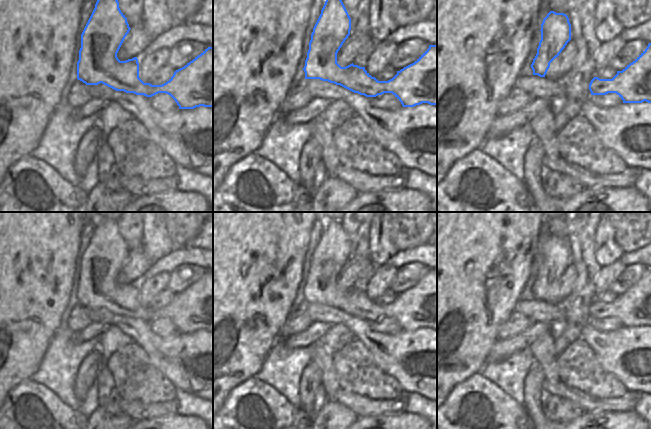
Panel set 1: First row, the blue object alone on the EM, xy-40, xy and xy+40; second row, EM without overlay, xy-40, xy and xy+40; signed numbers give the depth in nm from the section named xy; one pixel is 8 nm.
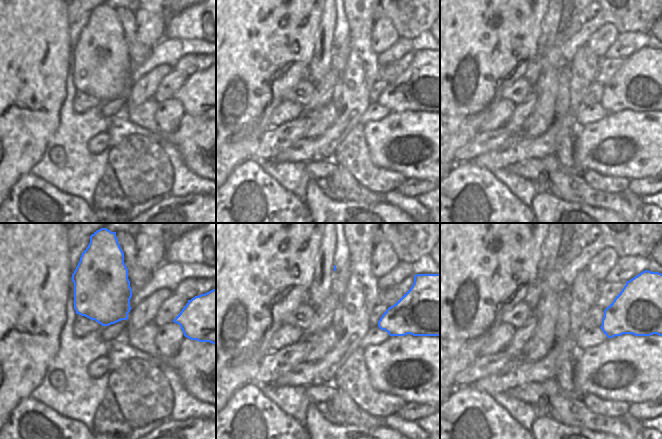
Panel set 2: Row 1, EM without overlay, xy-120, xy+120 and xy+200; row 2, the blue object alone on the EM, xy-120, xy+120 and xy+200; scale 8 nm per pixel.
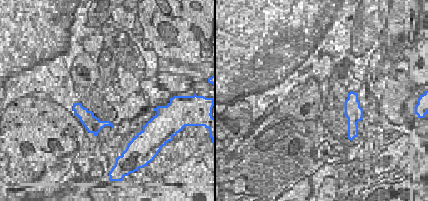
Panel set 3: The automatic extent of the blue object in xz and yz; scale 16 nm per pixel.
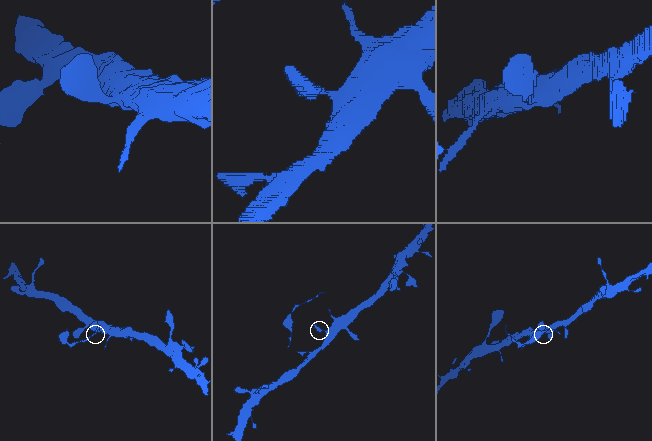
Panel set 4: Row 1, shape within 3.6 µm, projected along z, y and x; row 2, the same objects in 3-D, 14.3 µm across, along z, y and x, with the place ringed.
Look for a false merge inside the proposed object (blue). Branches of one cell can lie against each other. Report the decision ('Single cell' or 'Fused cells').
Single cell.

